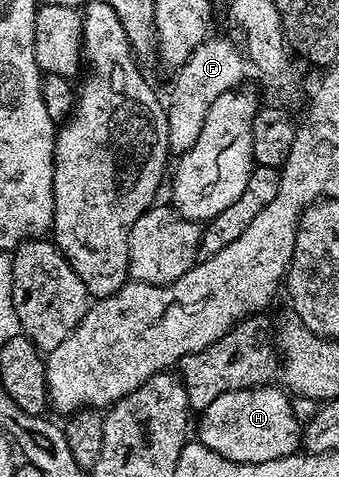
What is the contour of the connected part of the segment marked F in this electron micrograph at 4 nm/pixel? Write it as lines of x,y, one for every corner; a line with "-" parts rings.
205,38
195,47
188,60
175,72
176,80
172,83
172,92
166,98
166,114
168,117
168,145
173,152
188,151
198,133
202,130
207,110
214,104
220,94
233,90
244,71
245,60
232,48
228,39

